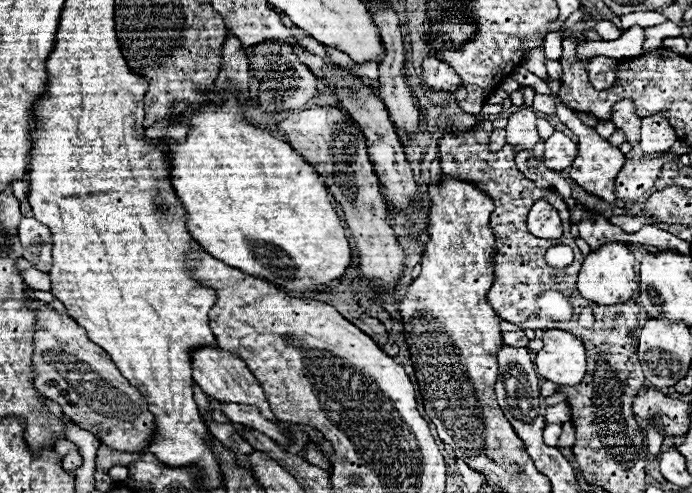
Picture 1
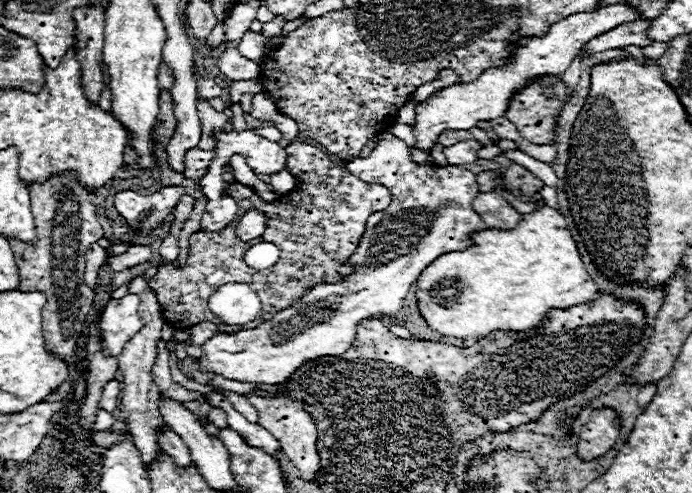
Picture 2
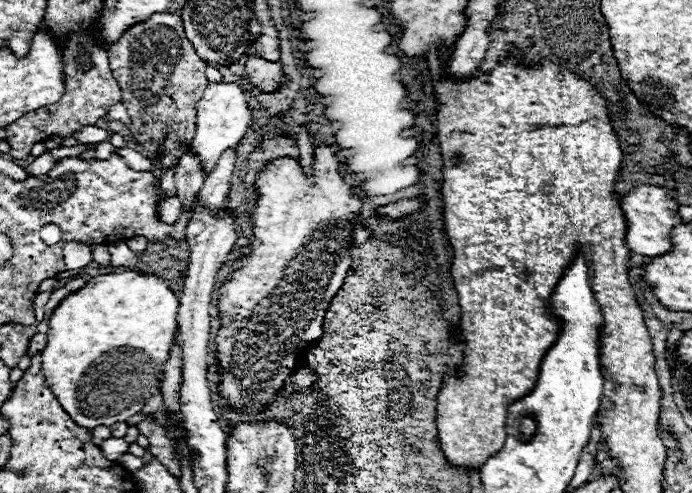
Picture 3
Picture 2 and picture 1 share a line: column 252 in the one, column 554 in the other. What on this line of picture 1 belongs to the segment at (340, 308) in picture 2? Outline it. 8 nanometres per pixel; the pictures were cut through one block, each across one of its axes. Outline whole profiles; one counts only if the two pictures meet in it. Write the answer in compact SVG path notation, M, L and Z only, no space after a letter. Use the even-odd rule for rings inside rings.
M544 330L544 348L538 352L538 374L554 384L572 386L584 378L586 350L584 344L564 330Z

